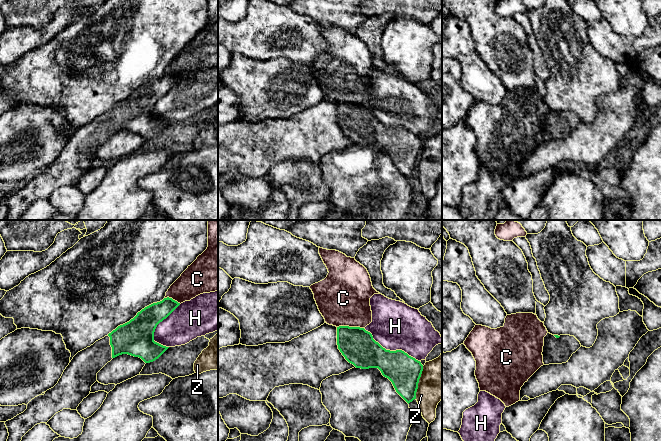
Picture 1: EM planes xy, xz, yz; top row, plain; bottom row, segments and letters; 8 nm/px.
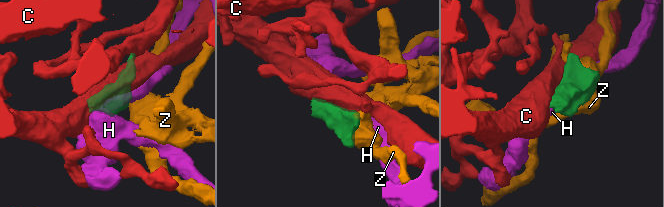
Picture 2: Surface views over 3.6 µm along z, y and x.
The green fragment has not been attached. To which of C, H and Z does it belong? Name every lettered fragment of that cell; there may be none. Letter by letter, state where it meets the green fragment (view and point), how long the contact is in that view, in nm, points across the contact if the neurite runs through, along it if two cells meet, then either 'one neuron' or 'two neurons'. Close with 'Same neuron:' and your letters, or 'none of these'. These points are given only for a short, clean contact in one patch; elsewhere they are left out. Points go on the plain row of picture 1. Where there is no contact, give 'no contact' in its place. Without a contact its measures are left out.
C: meets green in xz at (351, 103); contact 220 nm long; two neurons
H: meets green in xz at (391, 127); contact 500 nm long; two neurons
Z: meets green in xz at (418, 158); contact 280 nm long; two neurons
Same neuron: none of these

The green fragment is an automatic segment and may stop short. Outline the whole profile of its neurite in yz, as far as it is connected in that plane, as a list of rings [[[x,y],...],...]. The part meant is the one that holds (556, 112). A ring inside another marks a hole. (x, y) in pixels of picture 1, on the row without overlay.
[[[547,109],[542,128],[543,139],[544,141],[566,139],[580,123],[580,118],[574,112]]]

